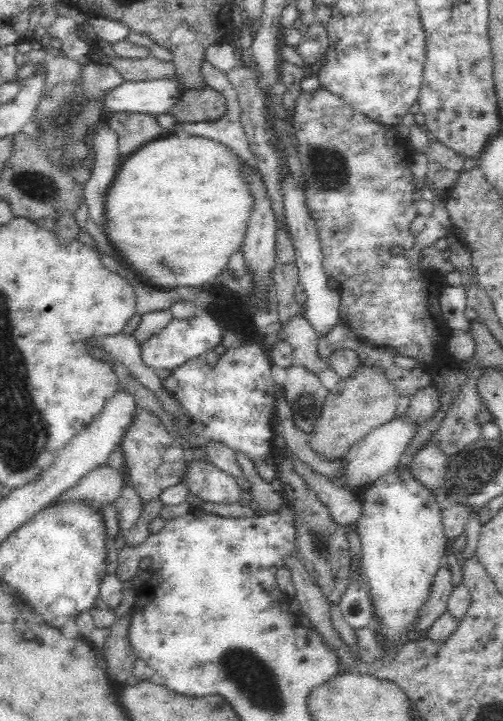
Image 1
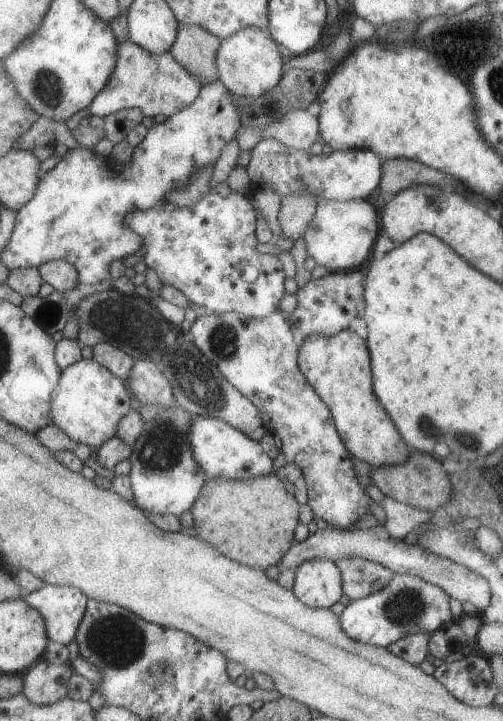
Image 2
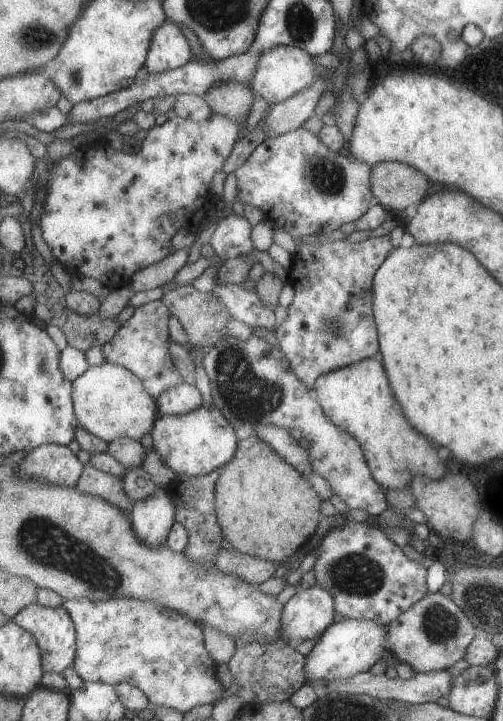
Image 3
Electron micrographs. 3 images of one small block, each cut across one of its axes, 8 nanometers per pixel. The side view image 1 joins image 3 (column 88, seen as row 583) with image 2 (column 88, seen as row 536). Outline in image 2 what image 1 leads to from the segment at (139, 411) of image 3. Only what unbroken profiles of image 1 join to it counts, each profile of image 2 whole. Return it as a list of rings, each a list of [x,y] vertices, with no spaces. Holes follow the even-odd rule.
[[[81,359],[71,366],[61,369],[55,396],[50,400],[50,417],[52,424],[60,428],[71,440],[87,447],[101,446],[107,439],[116,436],[119,420],[131,410],[131,394],[125,380],[111,374],[104,366],[93,359]]]

